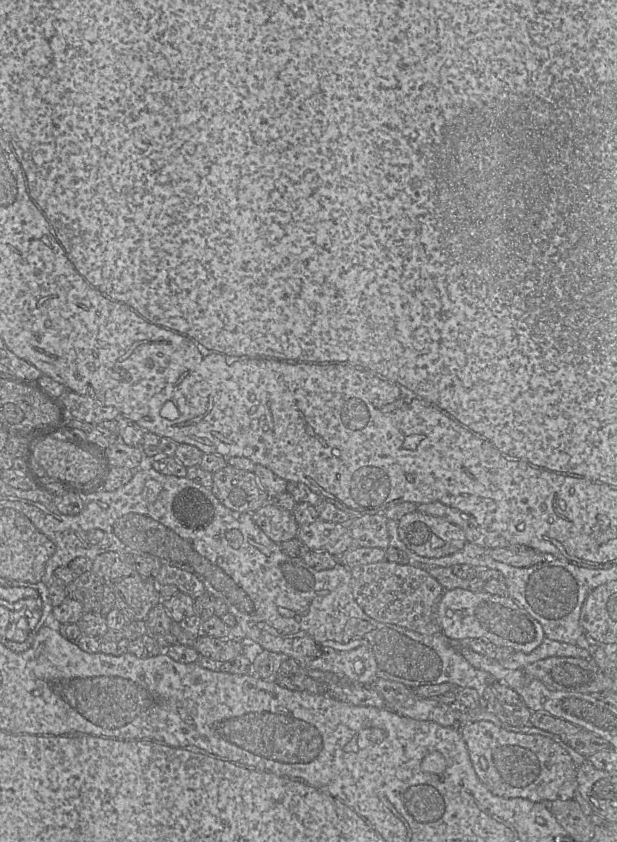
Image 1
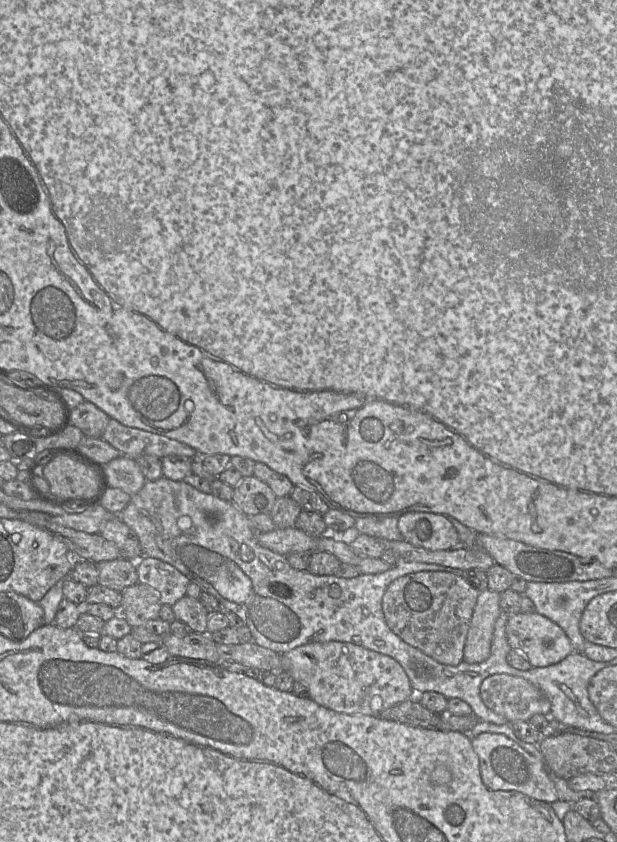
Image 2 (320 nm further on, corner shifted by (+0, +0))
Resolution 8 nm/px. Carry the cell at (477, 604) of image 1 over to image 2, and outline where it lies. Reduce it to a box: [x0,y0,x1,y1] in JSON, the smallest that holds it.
[505,612,574,667]

